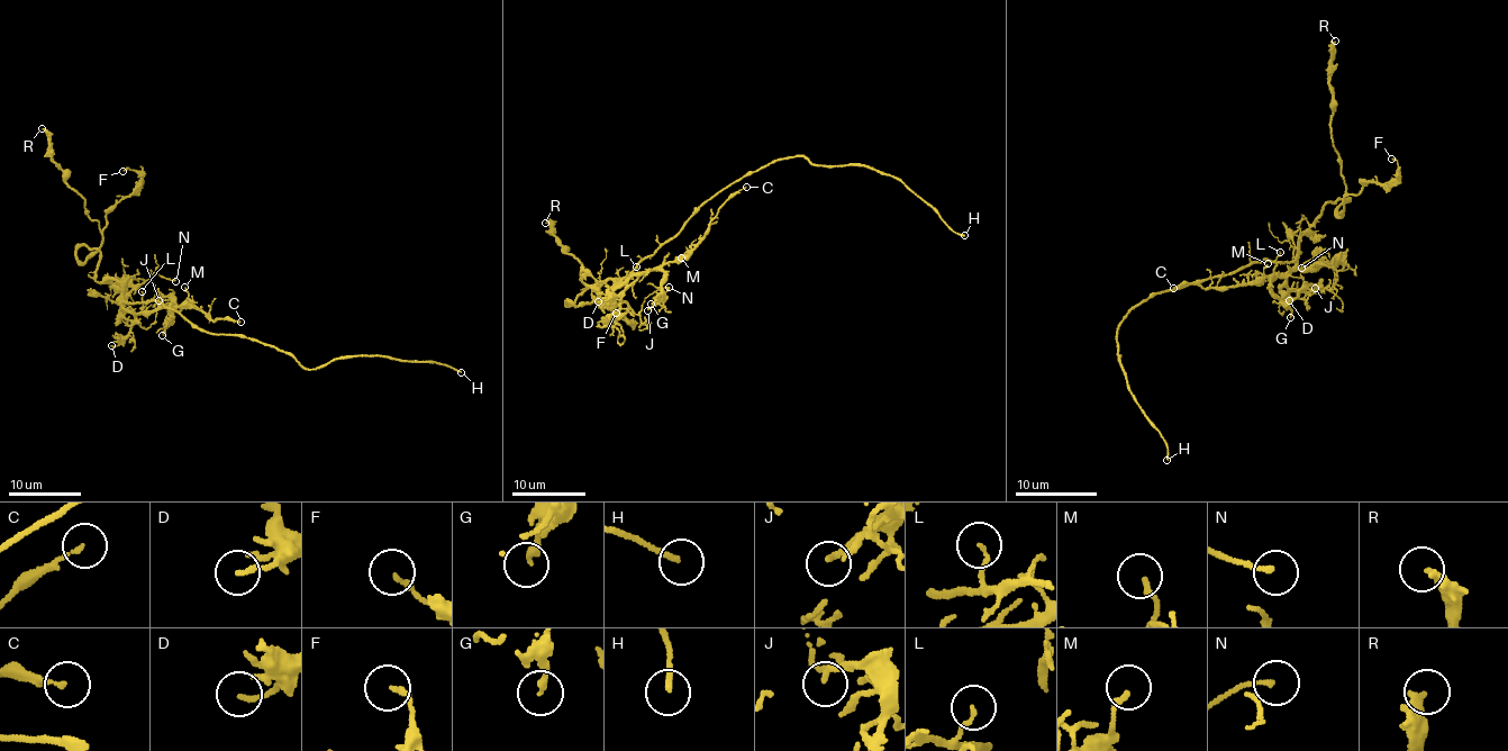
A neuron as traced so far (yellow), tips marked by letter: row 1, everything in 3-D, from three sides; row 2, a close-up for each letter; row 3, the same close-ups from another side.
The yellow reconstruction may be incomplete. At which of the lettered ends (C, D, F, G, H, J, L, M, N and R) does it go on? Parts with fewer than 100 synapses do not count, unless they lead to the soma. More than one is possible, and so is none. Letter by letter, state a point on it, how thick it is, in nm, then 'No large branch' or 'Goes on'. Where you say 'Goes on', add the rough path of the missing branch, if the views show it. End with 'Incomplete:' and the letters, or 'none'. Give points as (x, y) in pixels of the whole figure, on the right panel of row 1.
C: Place: (1173, 288). Thickness 120 nm. No large branch
D: Place: (1289, 300). Thickness 140 nm. No large branch
F: Place: (1391, 159). Thickness 160 nm. No large branch
G: Place: (1290, 317). Thickness 240 nm. No large branch
H: Place: (1166, 460). Thickness 170 nm. Goes on. Course of what is missing: (1166, 460), (1178, 480), (1175, 488), (1173, 487), (1178, 487)
J: Place: (1315, 288). Thickness 120 nm. No large branch
L: Place: (1280, 252). Thickness 120 nm. No large branch
M: Place: (1268, 263). Thickness 180 nm. No large branch
N: Place: (1301, 268). Thickness 110 nm. No large branch
R: Place: (1335, 41). Thickness 320 nm. No large branch
Incomplete: H

